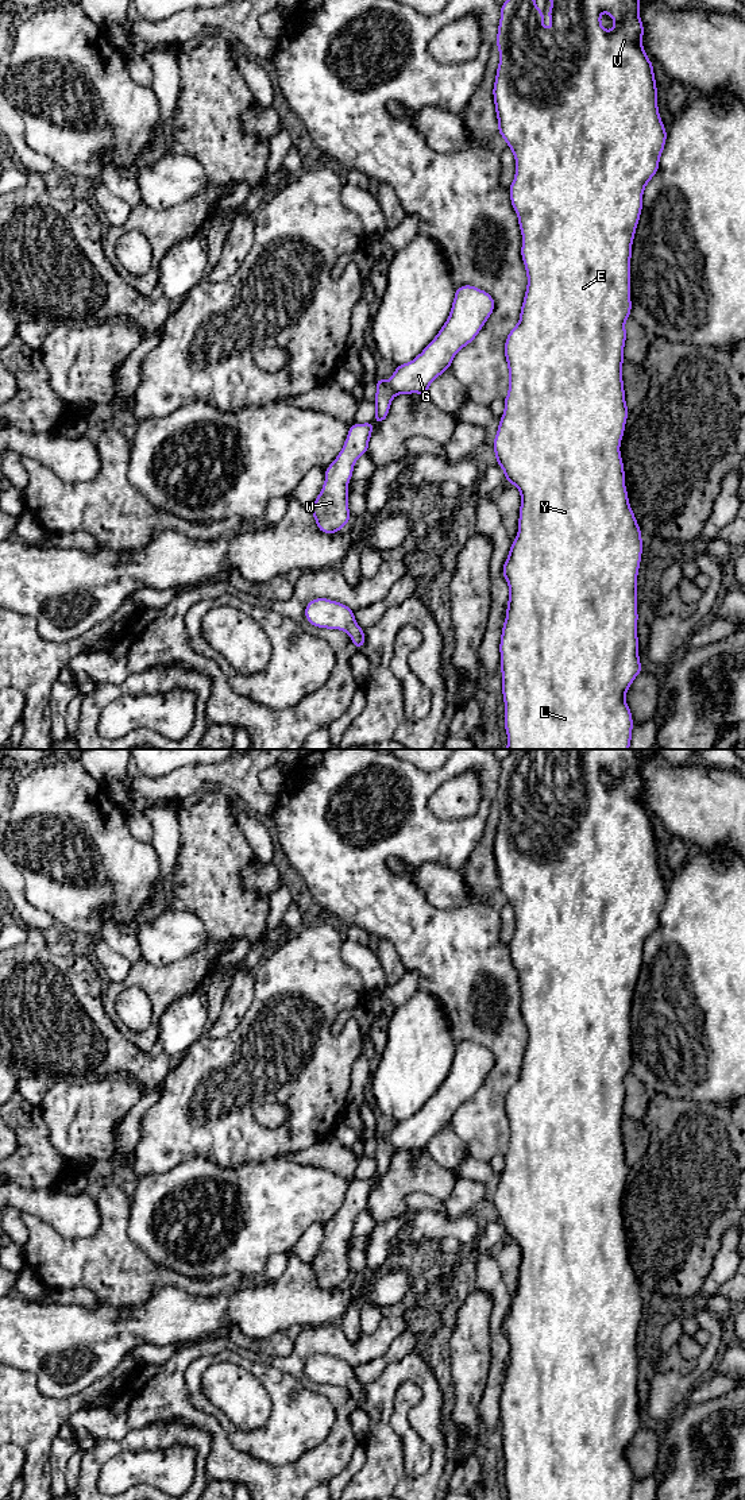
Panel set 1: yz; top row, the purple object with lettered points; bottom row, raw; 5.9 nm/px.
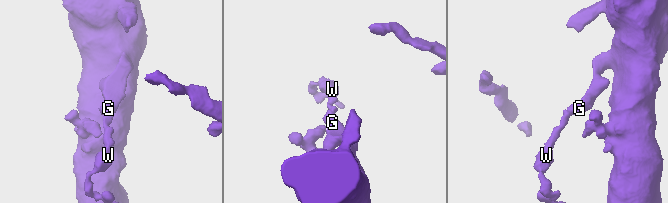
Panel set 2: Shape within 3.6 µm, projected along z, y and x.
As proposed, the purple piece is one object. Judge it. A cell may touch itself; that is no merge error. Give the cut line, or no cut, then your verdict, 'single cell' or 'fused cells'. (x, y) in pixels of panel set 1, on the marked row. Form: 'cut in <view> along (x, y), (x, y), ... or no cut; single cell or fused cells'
cut in yz along (388, 382), (396, 393); fused cells

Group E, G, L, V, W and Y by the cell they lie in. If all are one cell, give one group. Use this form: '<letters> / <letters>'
E G L V Y / W

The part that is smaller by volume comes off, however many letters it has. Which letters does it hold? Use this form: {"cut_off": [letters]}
{"cut_off": ["W"]}

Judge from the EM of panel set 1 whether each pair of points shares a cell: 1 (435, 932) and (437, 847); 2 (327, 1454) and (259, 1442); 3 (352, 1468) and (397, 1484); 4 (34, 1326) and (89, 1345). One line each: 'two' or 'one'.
1: one
2: two
3: two
4: one

